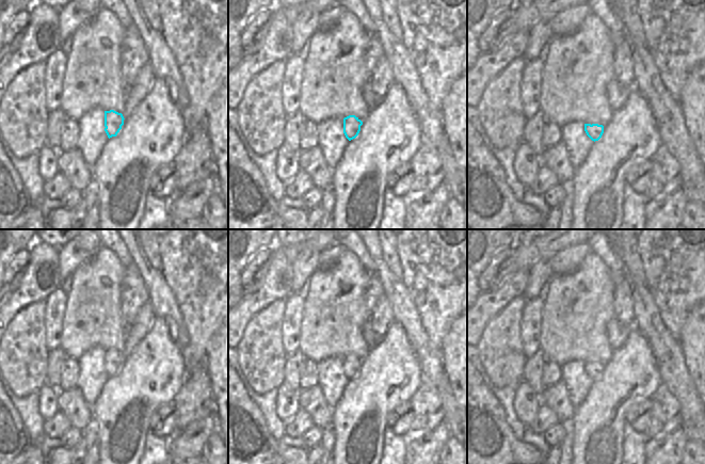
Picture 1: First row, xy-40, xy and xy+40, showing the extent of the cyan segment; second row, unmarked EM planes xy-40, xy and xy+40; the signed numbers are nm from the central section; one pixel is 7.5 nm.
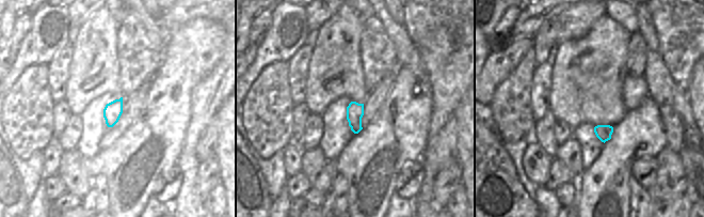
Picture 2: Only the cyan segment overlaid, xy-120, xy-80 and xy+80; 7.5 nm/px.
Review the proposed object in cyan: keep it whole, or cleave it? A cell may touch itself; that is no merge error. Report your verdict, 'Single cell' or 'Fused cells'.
Fused cells

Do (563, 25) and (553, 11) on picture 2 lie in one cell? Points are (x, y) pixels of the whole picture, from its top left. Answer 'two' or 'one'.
two

